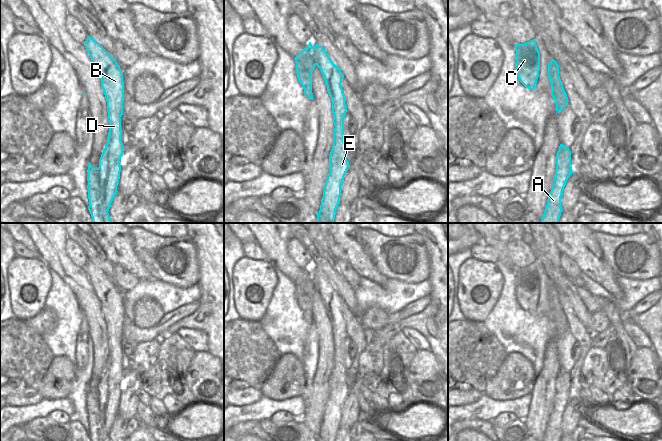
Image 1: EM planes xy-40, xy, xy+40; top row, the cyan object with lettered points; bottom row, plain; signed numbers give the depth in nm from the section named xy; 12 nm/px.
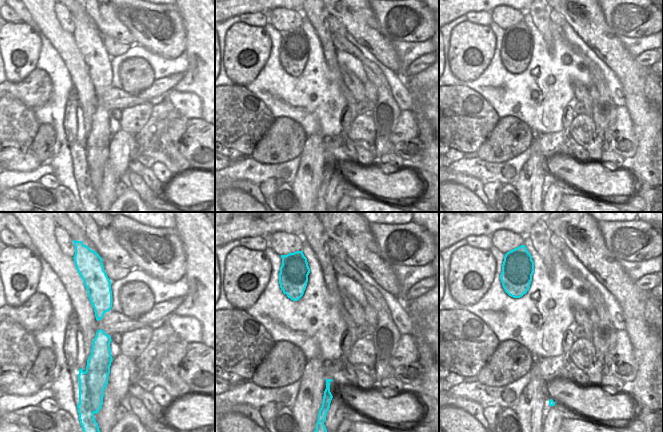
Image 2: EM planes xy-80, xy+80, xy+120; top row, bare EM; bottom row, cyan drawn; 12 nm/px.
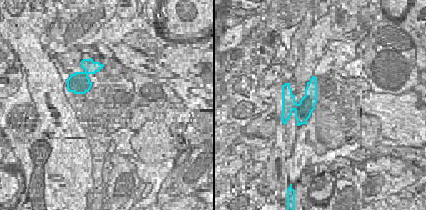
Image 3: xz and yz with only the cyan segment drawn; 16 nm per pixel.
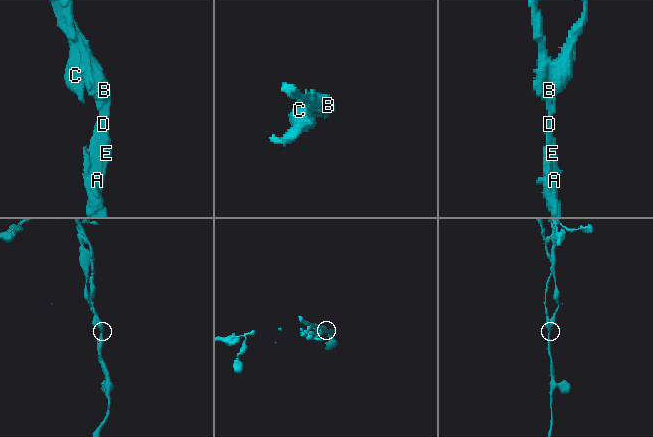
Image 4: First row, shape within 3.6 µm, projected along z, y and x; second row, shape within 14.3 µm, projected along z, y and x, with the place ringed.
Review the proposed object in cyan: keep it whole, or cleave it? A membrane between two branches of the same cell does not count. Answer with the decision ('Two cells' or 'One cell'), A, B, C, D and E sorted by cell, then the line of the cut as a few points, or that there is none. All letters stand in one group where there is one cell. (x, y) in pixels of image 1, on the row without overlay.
Two cells. Groups: A B D E / C. Split along xy (312, 271), (316, 288).

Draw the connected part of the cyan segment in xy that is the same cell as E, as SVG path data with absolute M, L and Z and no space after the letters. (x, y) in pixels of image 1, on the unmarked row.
M322 270L313 271L316 290L320 293L327 316L332 325L333 369L329 378L329 397L324 409L323 421L317 441L335 441L340 428L341 409L349 392L347 384L347 369L344 366L344 341L347 336L345 319L341 311L344 302L341 294L332 286Z

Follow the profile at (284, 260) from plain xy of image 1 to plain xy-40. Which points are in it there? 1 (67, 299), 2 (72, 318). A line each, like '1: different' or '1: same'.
1: different
2: different

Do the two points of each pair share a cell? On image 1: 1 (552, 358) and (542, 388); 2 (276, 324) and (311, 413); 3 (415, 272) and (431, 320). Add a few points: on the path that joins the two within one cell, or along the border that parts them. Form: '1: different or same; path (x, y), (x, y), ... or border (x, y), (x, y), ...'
1: same; path (551, 365), (545, 381)
2: different; border (314, 377), (311, 395), (305, 401)
3: different; border (429, 256), (430, 273), (427, 279)

